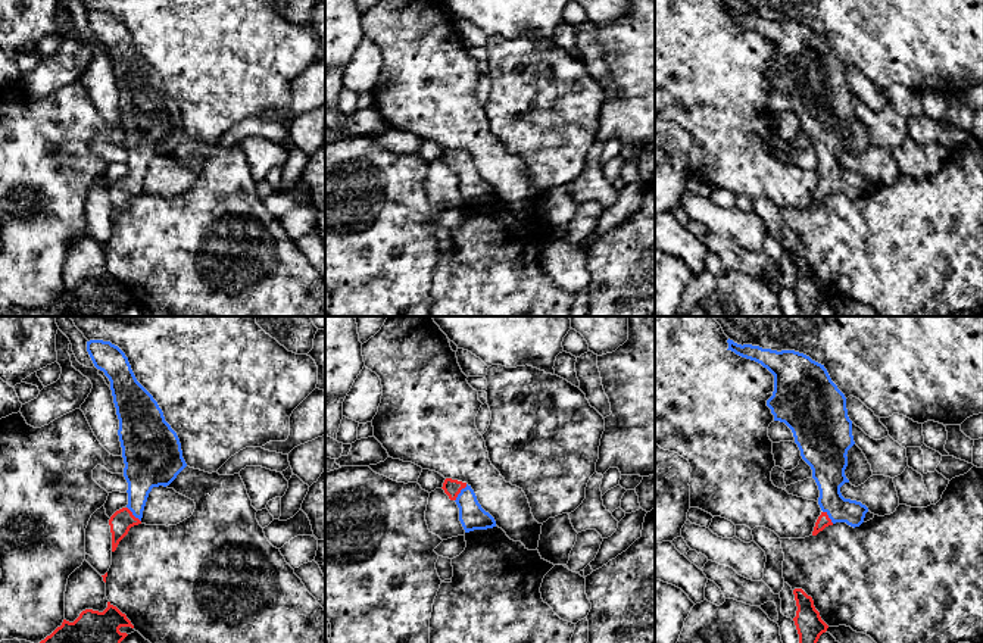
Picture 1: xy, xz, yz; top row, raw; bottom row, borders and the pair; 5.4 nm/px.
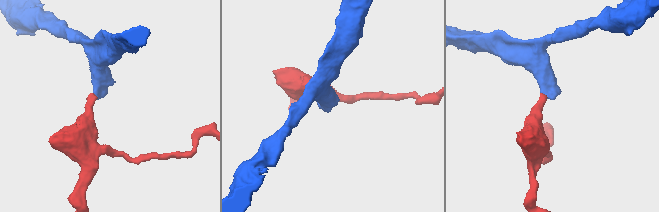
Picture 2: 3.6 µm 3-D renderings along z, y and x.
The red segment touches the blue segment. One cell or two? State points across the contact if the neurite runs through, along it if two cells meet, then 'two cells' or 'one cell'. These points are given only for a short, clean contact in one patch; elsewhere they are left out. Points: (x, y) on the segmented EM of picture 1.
across xz (452, 487), (459, 492), (465, 498), (473, 517) | one cell

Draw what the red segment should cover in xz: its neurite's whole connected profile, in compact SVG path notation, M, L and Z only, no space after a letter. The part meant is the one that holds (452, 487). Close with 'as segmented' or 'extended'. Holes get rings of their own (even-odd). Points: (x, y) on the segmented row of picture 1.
M446 478L441 489L450 500L456 502L459 508L459 521L465 533L496 527L494 518L481 508L471 486Z | extended

